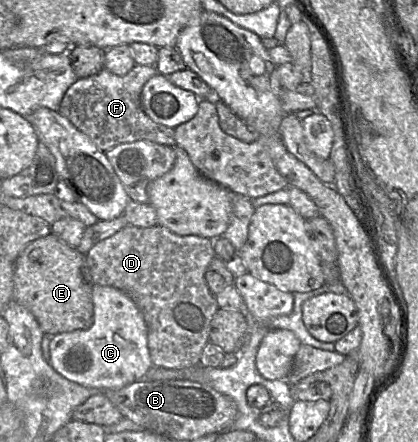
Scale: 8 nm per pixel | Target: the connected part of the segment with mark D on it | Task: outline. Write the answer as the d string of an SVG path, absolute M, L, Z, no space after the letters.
M127 225L86 254L93 285L122 291L142 312L154 366L182 369L200 364L202 350L209 342L211 321L220 308L205 279L207 267L216 256L213 240L178 235L160 225Z

